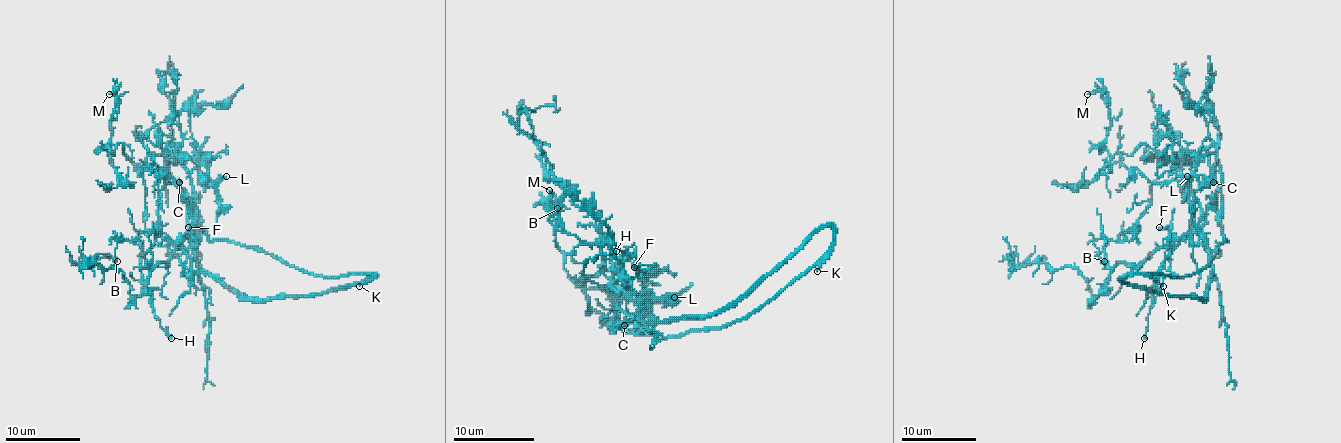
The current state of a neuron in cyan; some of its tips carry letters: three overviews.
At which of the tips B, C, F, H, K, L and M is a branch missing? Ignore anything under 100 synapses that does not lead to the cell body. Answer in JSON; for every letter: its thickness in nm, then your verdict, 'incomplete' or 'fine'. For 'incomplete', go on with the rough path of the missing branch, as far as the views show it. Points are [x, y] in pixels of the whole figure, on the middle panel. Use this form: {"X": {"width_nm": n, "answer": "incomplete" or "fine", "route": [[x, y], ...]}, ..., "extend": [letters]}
{"B": {"width_nm": 100, "answer": "fine"}, "C": {"width_nm": 100, "answer": "fine"}, "F": {"width_nm": 110, "answer": "fine"}, "H": {"width_nm": 160, "answer": "fine"}, "K": {"width_nm": 150, "answer": "incomplete", "route": [[817, 271], [777, 329], [759, 347]]}, "L": {"width_nm": 320, "answer": "fine"}, "M": {"width_nm": 180, "answer": "fine"}, "extend": ["K"]}

